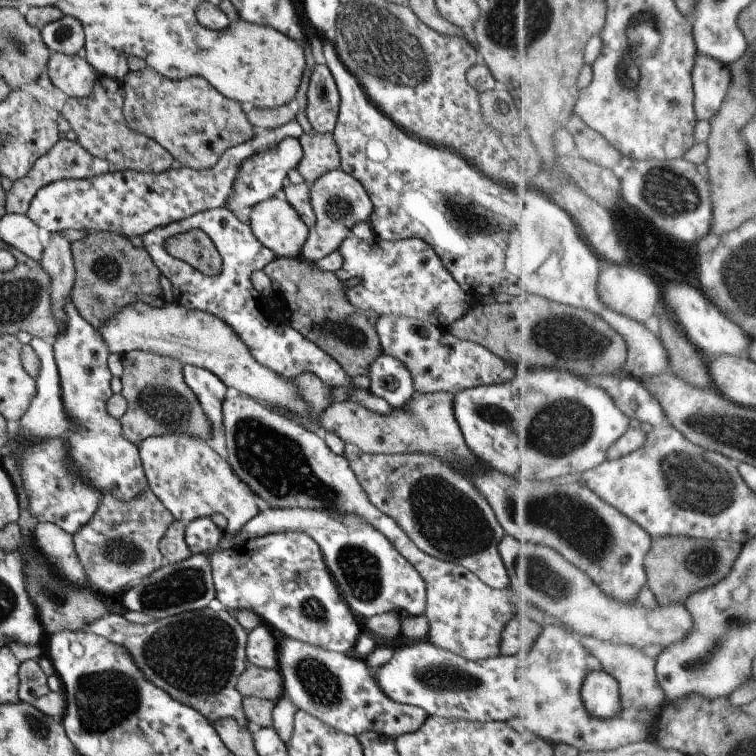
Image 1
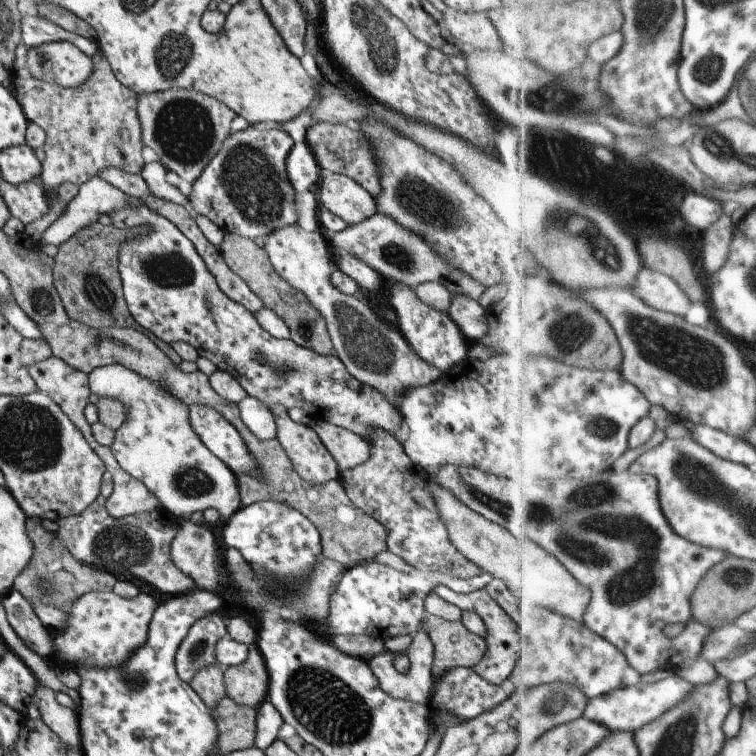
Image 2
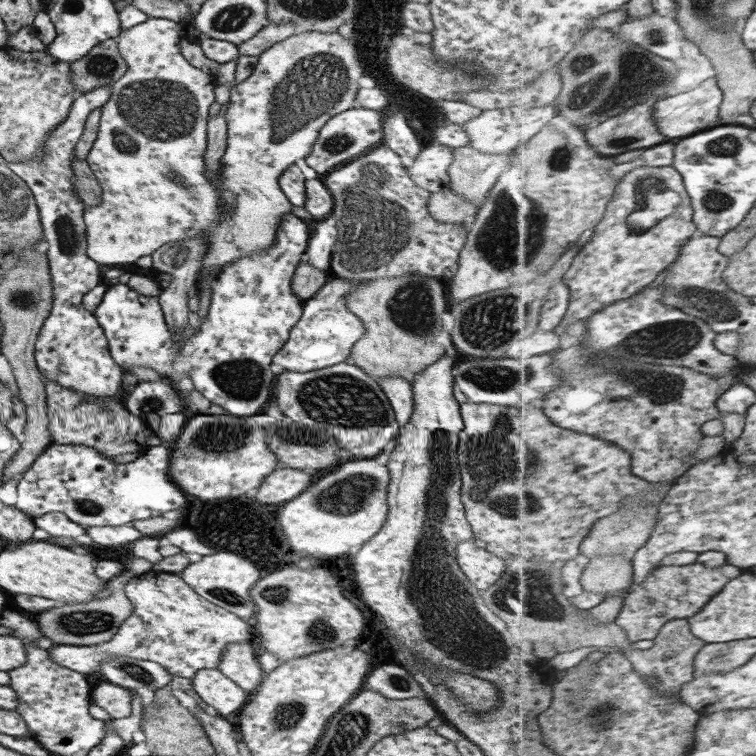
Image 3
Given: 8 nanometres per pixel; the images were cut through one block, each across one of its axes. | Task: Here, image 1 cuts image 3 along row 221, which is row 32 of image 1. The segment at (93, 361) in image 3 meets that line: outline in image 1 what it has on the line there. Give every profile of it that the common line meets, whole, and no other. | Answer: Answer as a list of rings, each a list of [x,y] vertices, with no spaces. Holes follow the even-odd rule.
[[[62,15],[46,24],[40,30],[40,37],[51,53],[71,56],[82,54],[84,48],[83,28],[73,16]]]

